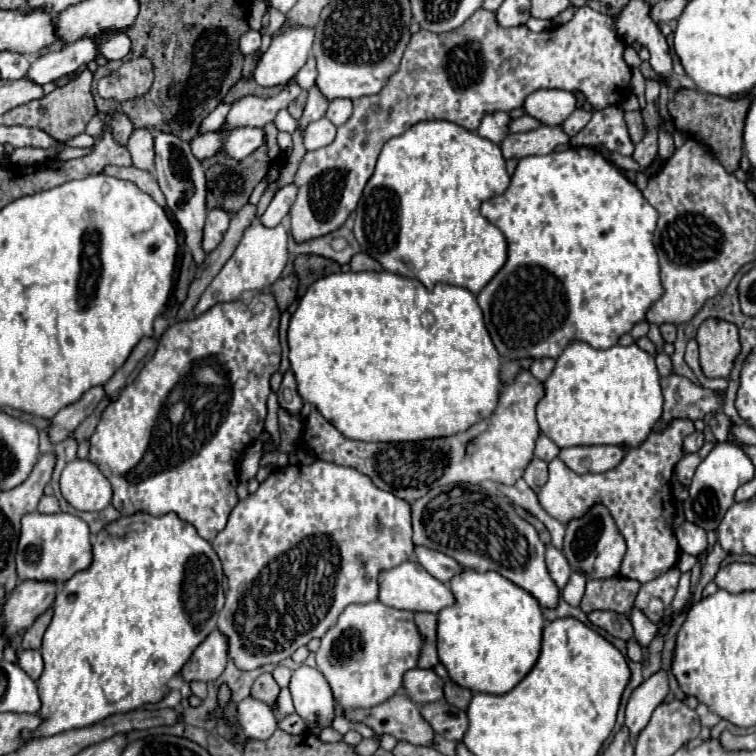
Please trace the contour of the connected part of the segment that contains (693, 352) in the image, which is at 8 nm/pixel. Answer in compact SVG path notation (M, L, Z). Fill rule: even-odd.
M689 340L689 344L687 344L685 362L693 370L693 374L697 376L697 380L703 384L703 372L701 372L701 366L699 366L699 352L697 352L697 342L695 340Z

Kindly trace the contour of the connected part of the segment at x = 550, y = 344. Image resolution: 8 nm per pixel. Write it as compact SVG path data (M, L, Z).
M579 146L579 148L569 148L565 152L551 152L545 156L527 156L521 158L515 174L511 176L511 184L509 188L499 194L489 198L487 202L481 204L481 214L495 224L503 236L507 238L507 262L505 266L495 274L495 278L479 292L477 300L479 306L483 310L483 318L485 318L485 328L491 334L491 340L499 352L499 356L503 360L519 360L519 358L557 358L563 348L571 342L571 340L583 340L587 344L591 344L593 348L599 350L607 350L611 346L615 346L619 342L619 338L627 332L631 332L631 328L637 322L645 320L647 310L663 296L663 286L661 286L661 278L659 278L659 258L657 258L657 250L653 246L653 232L655 232L655 224L657 224L657 210L643 198L641 190L629 182L625 178L625 174L611 162L605 158L605 154L601 154L601 150L597 148L587 148L587 146Z

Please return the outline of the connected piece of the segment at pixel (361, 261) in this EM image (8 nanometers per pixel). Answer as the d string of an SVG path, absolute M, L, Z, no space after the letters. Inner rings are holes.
M359 252L353 256L351 260L351 270L353 272L363 272L363 270L383 270L381 264L377 260L373 260L369 254L365 252Z

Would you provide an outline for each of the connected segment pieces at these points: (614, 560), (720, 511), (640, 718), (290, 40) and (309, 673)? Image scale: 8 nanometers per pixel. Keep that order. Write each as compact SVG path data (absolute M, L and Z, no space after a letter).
M601 502L593 504L581 518L575 518L567 524L563 554L567 556L573 570L583 570L589 578L617 576L621 560L625 556L625 550L627 550L625 538L619 532L613 516Z
M723 442L715 444L715 448L707 454L707 458L697 466L695 476L689 484L689 498L685 500L685 520L701 526L705 532L717 530L725 512L735 502L735 490L749 482L755 476L755 466L751 458L743 452L743 448Z
M665 670L655 672L651 678L647 678L633 690L625 708L625 726L631 730L631 740L635 740L635 736L647 726L651 712L663 702L667 694L669 694L669 680Z
M291 24L281 34L277 34L255 70L257 84L265 88L287 84L307 62L313 36L315 30L301 24Z
M299 666L289 684L295 712L305 720L305 722L317 722L311 732L319 734L325 726L331 724L335 716L335 700L331 694L331 688L325 680L325 676L311 666Z

